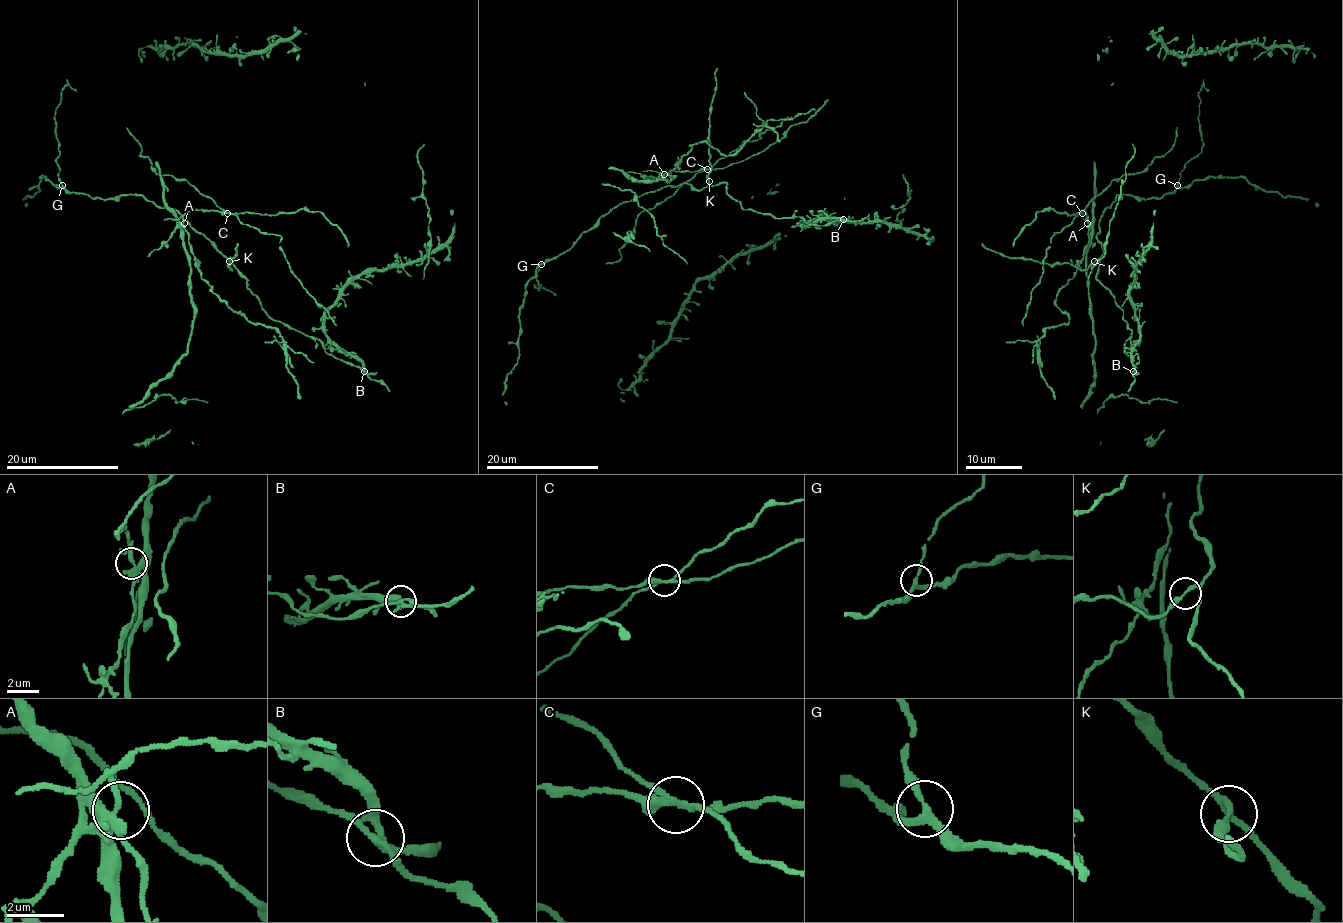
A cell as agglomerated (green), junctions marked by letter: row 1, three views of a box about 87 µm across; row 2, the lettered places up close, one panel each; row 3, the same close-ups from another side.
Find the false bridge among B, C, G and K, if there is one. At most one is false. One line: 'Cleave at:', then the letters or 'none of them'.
Cleave at: C

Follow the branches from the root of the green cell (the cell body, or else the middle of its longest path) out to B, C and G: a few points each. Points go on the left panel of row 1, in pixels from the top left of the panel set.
B: (232, 264), (273, 319), (315, 337), (329, 354), (364, 371)
C: (232, 264), (184, 219), (180, 222), (191, 210), (207, 209), (228, 213)
G: (232, 264), (173, 209), (156, 206), (140, 195), (91, 198), (86, 194), (69, 192), (62, 185)

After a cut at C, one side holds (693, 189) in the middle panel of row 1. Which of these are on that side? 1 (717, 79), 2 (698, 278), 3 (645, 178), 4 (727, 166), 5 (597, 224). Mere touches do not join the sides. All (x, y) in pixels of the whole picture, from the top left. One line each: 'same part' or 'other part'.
1: same part
2: same part
3: other part
4: other part
5: same part

